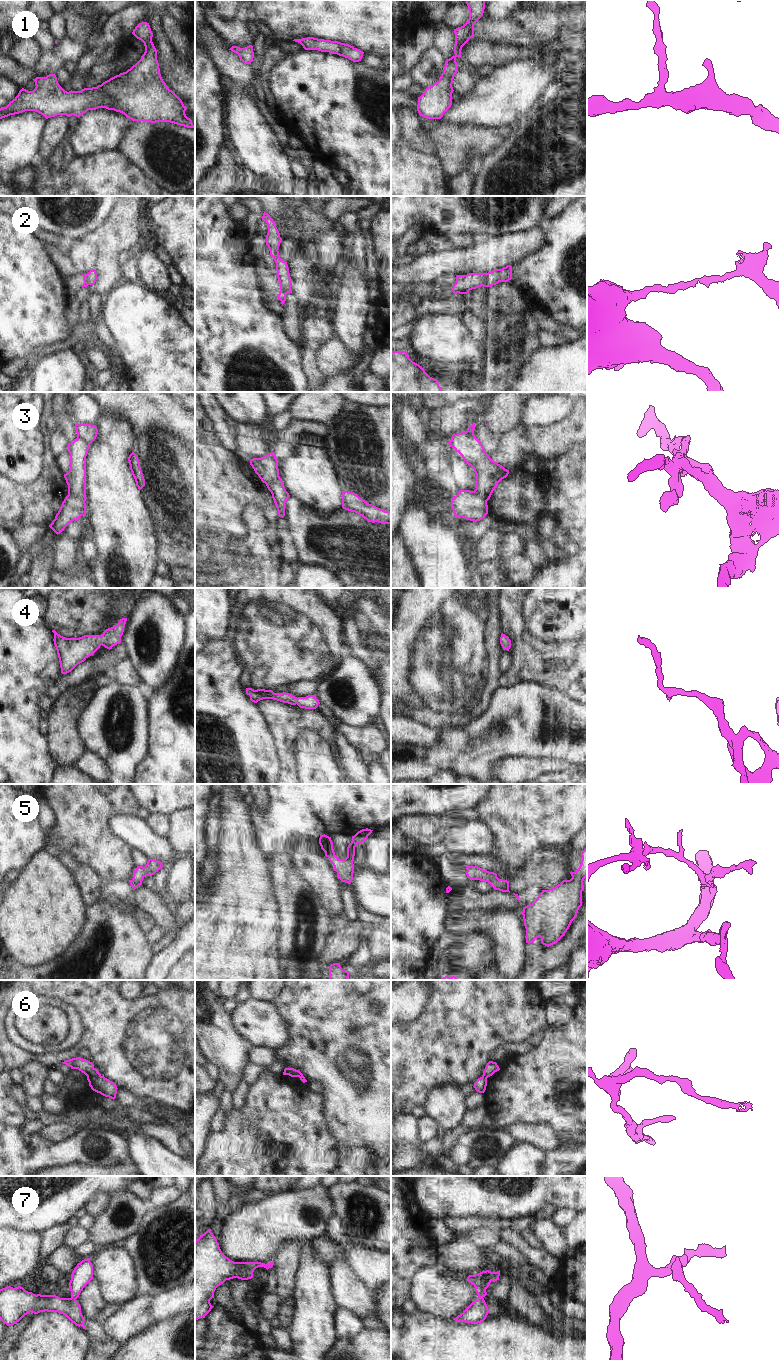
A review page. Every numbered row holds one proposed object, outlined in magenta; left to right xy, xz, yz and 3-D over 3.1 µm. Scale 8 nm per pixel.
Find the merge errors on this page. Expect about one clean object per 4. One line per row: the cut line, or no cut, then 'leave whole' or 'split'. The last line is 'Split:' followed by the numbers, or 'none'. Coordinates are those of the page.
1: cut none; leave whole
2: cut yz (487, 273), (481, 285); split
3: cut xy (68, 493), (79, 497), (84, 502); split
4: cut none; leave whole
5: cut none; leave whole
6: cut xy (100, 1075), (87, 1077); split
7: cut none; leave whole
Split: 2, 3, 6

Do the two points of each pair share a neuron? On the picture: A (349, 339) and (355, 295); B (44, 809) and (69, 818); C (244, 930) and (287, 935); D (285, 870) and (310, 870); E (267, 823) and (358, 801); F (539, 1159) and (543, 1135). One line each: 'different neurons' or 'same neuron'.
A: same neuron
B: different neurons
C: different neurons
D: different neurons
E: same neuron
F: different neurons

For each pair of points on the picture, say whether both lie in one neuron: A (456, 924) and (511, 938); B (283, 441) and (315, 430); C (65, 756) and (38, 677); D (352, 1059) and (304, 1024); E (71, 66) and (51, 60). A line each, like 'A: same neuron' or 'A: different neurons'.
A: same neuron
B: same neuron
C: different neurons
D: same neuron
E: different neurons

